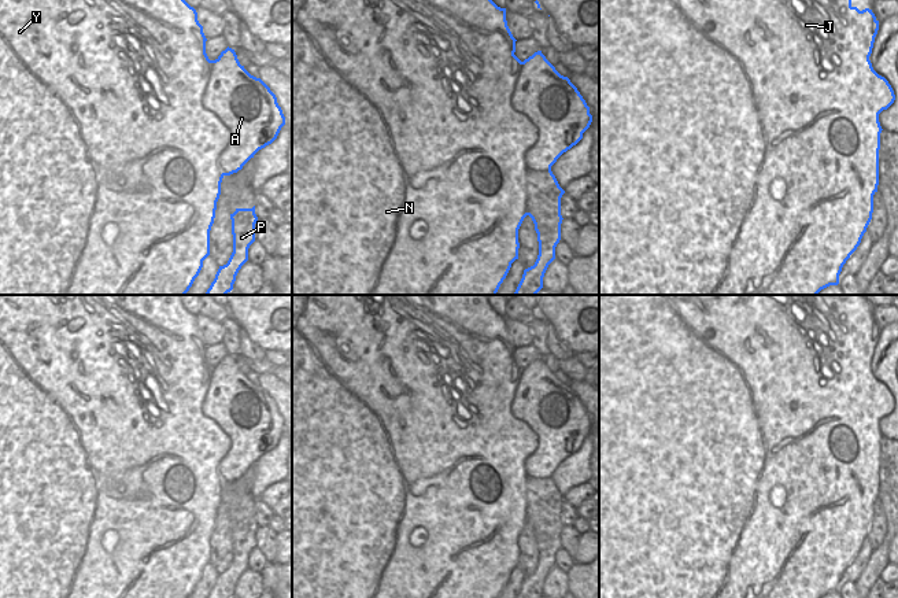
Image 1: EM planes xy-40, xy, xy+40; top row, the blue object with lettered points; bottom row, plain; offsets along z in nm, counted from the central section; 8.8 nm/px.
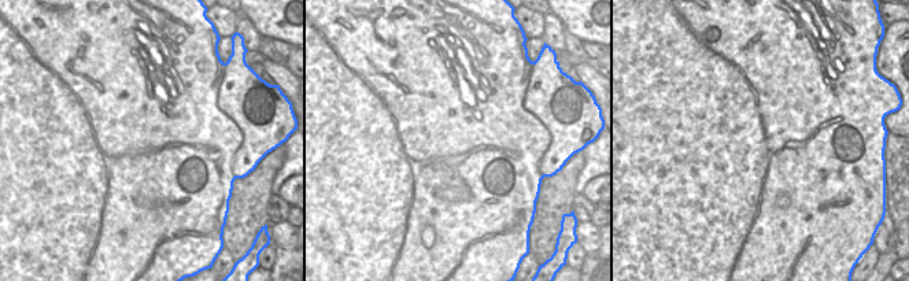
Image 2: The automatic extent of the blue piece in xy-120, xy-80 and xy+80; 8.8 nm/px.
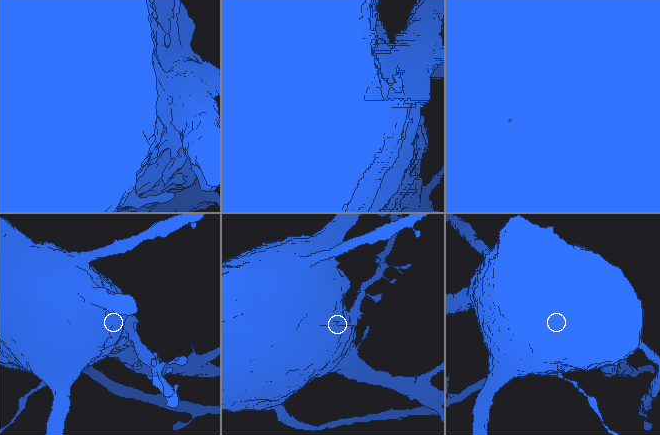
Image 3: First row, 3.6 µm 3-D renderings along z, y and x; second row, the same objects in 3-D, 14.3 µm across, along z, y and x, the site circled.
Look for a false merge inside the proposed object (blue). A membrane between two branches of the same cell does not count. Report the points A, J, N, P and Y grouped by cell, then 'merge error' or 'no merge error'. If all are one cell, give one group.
groups A / J N P Y; merge error

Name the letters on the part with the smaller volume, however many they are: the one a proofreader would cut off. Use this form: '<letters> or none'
A

